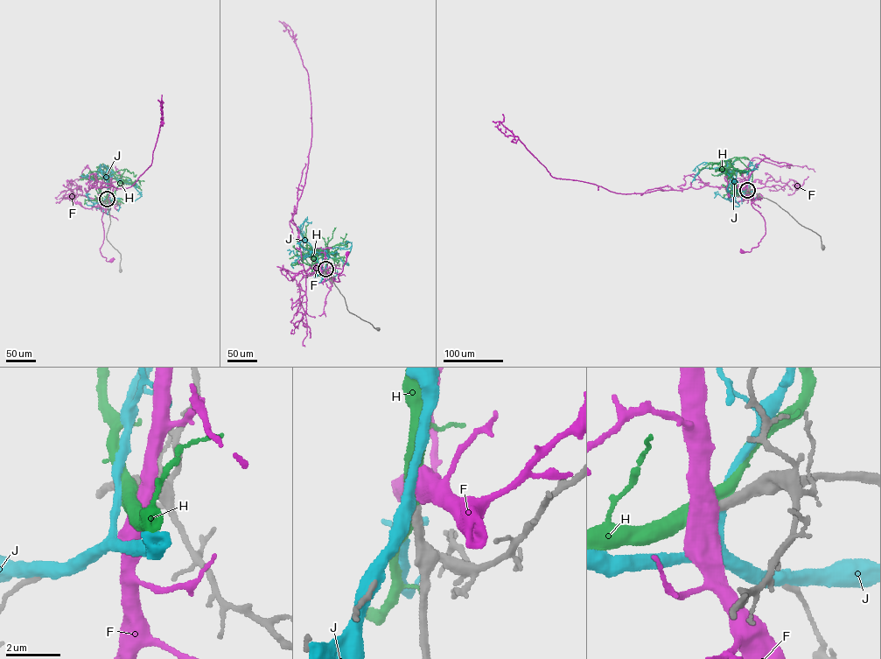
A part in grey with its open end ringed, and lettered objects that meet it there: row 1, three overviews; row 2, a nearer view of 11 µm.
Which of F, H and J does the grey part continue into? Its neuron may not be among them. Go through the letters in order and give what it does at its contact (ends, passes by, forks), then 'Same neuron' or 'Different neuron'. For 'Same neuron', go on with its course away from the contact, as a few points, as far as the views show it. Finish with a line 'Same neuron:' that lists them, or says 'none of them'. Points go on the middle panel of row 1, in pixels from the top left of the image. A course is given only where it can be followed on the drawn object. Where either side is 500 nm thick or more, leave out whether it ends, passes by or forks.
F: Different neuron
H: It passes by. Same neuron. Its course: (325, 269), (326, 261), (321, 250), (315, 250), (322, 254), (326, 251), (327, 243), (336, 227)
J: It passes by. Different neuron
Same neuron: H

